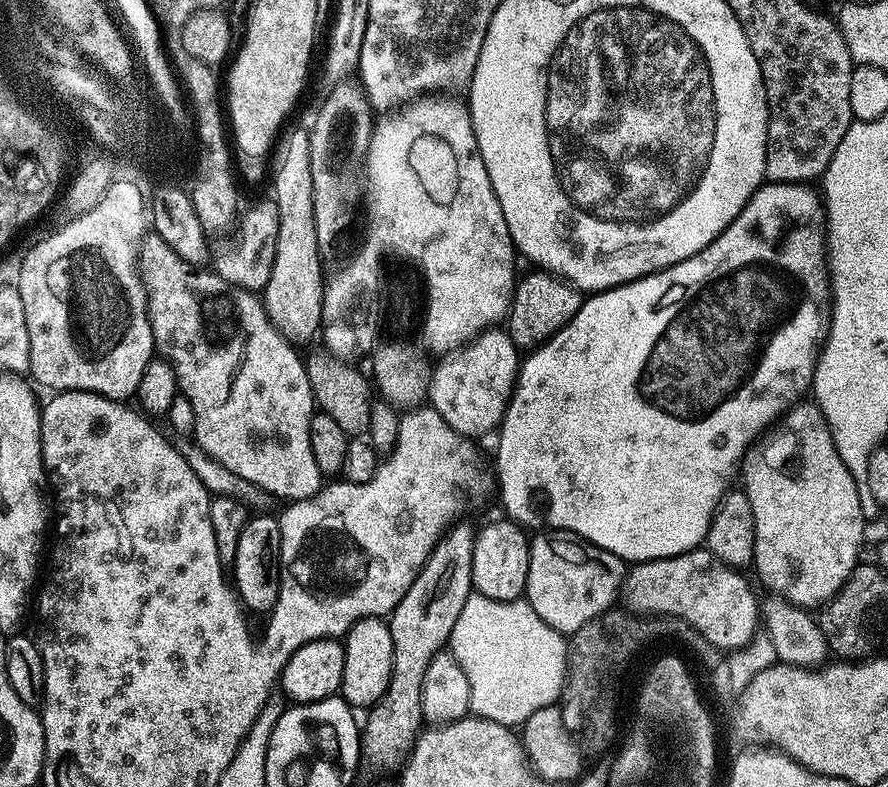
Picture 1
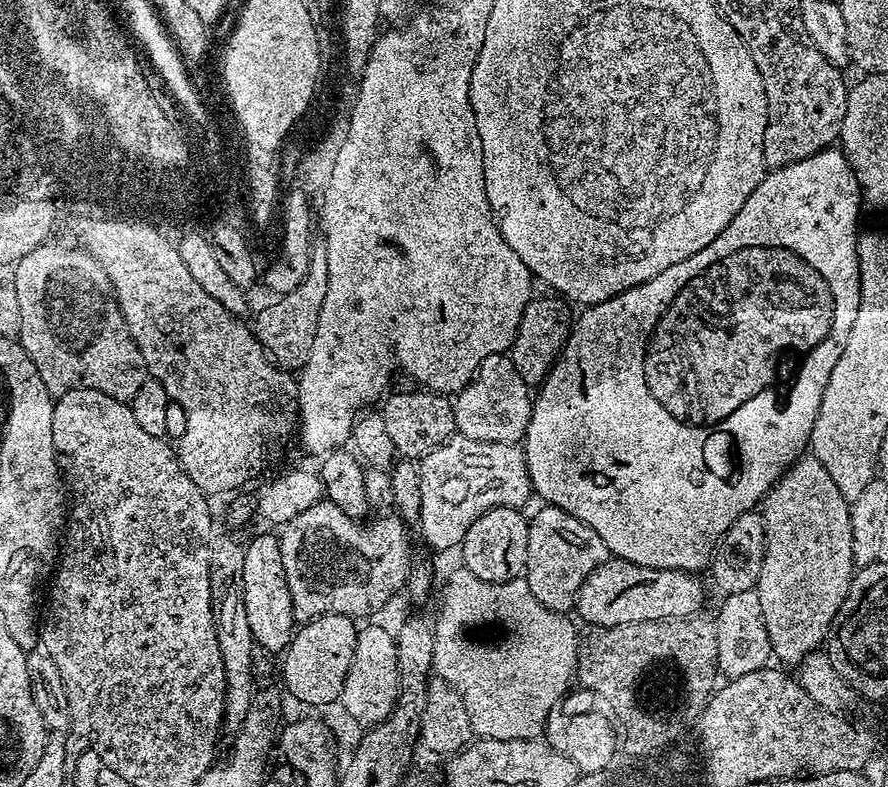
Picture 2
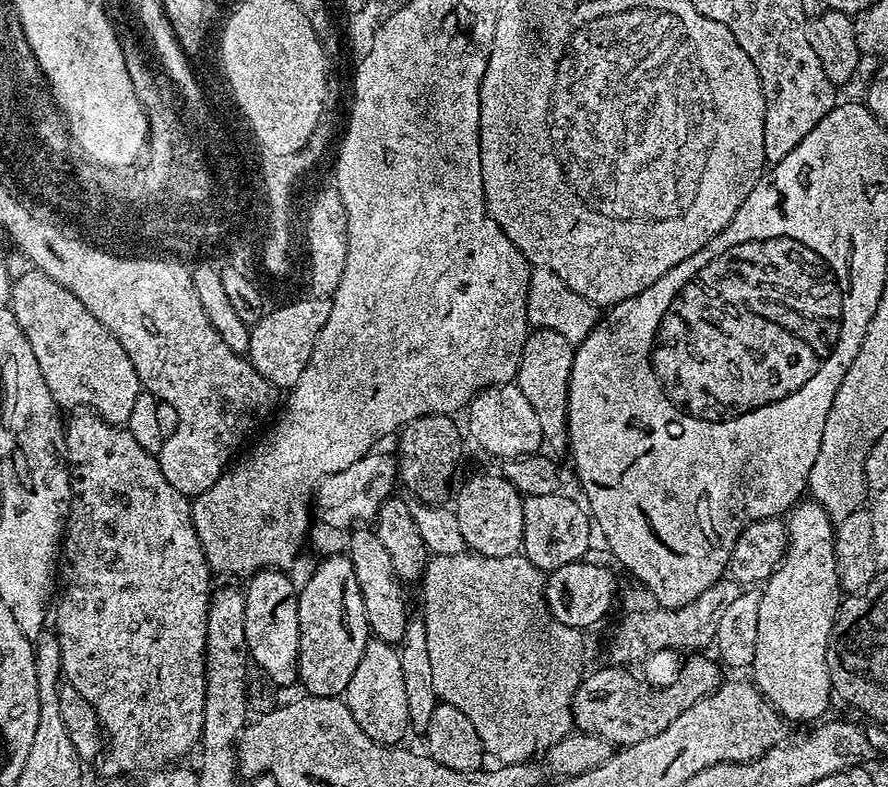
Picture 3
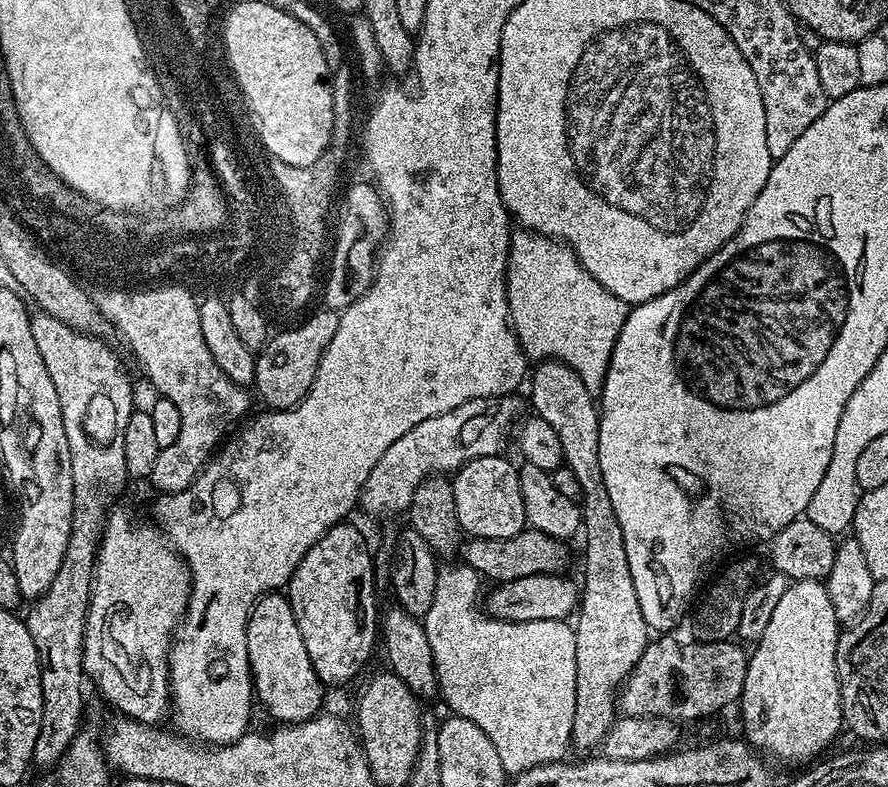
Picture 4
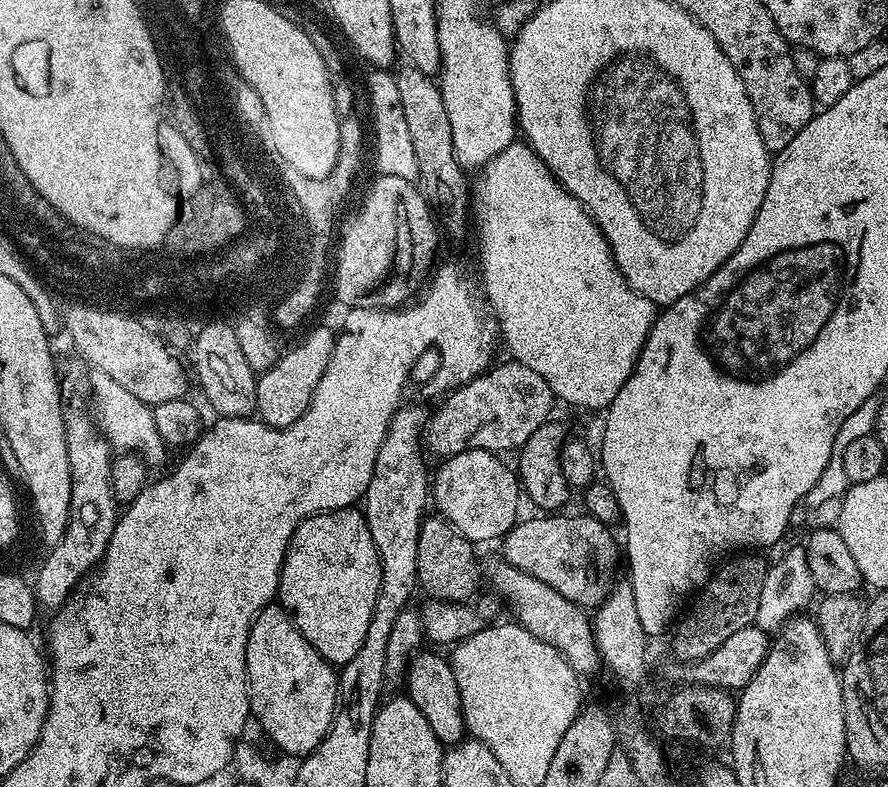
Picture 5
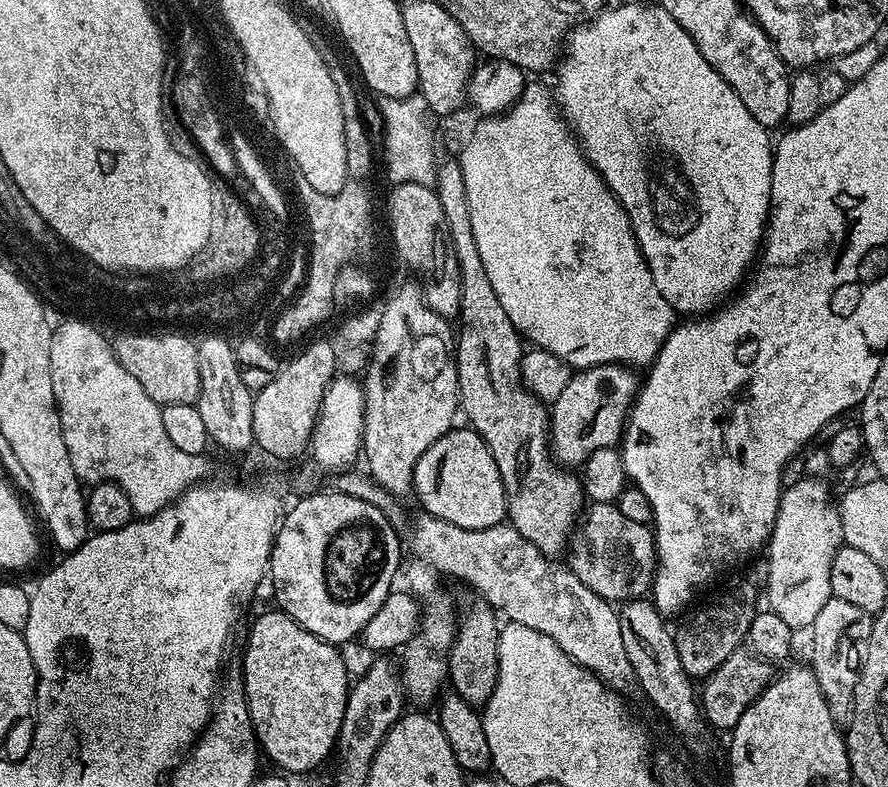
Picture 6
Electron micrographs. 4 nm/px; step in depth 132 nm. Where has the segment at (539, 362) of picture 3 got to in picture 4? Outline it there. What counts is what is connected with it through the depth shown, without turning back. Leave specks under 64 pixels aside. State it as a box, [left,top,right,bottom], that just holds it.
[530,360,650,754]

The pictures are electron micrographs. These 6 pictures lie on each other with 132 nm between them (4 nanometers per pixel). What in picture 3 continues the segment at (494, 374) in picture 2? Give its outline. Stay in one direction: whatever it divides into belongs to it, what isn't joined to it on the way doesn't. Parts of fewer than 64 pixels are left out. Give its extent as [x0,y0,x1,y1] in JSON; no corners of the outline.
[466,382,545,462]

